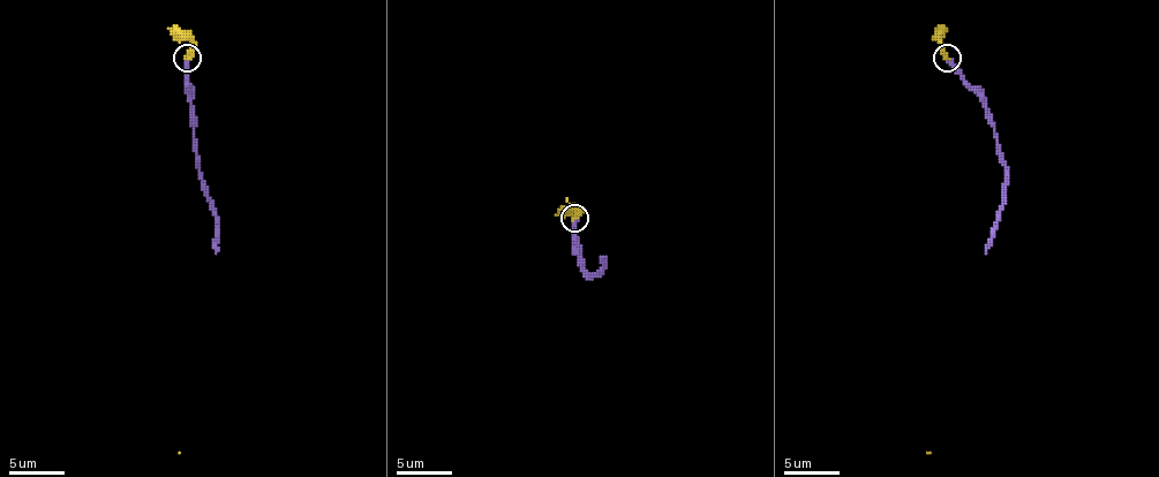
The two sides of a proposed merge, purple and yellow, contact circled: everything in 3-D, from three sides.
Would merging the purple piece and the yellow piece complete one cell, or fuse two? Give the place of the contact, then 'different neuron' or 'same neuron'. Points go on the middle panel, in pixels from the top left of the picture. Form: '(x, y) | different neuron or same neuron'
(574, 218) | same neuron

